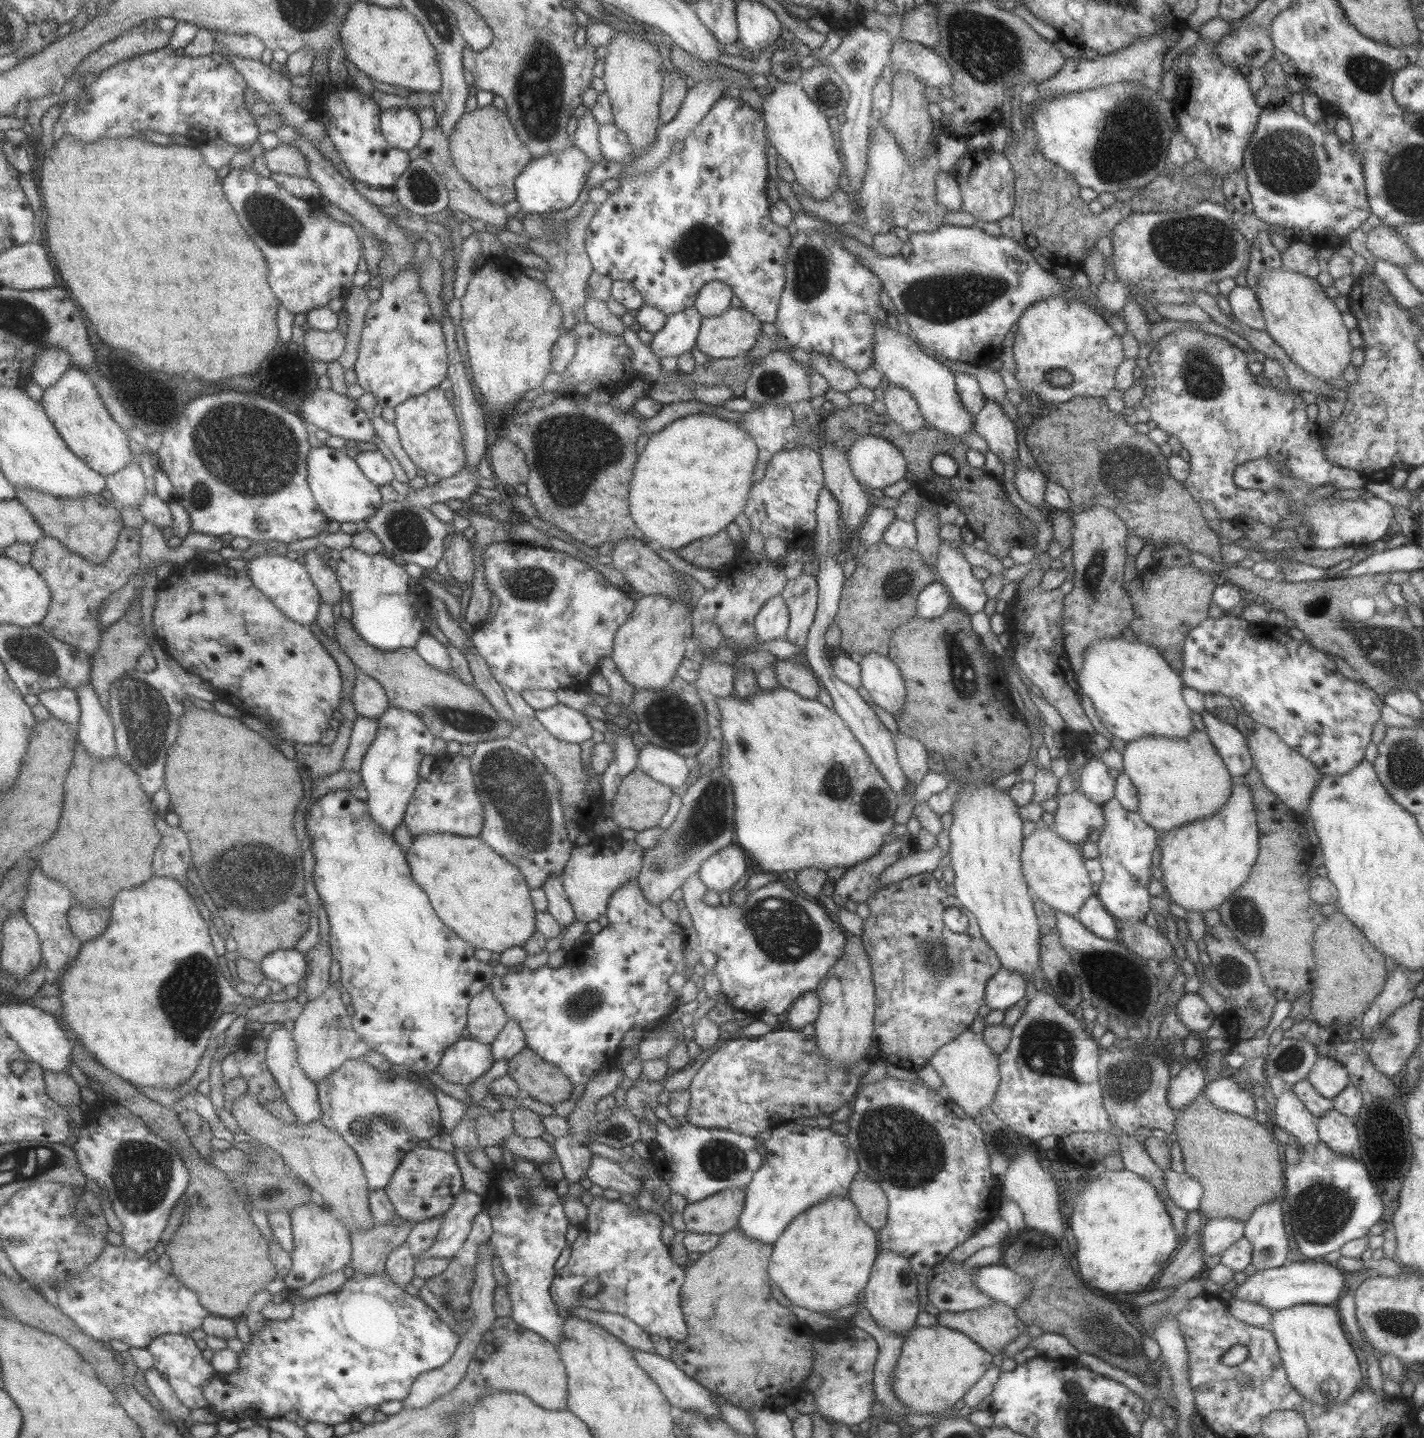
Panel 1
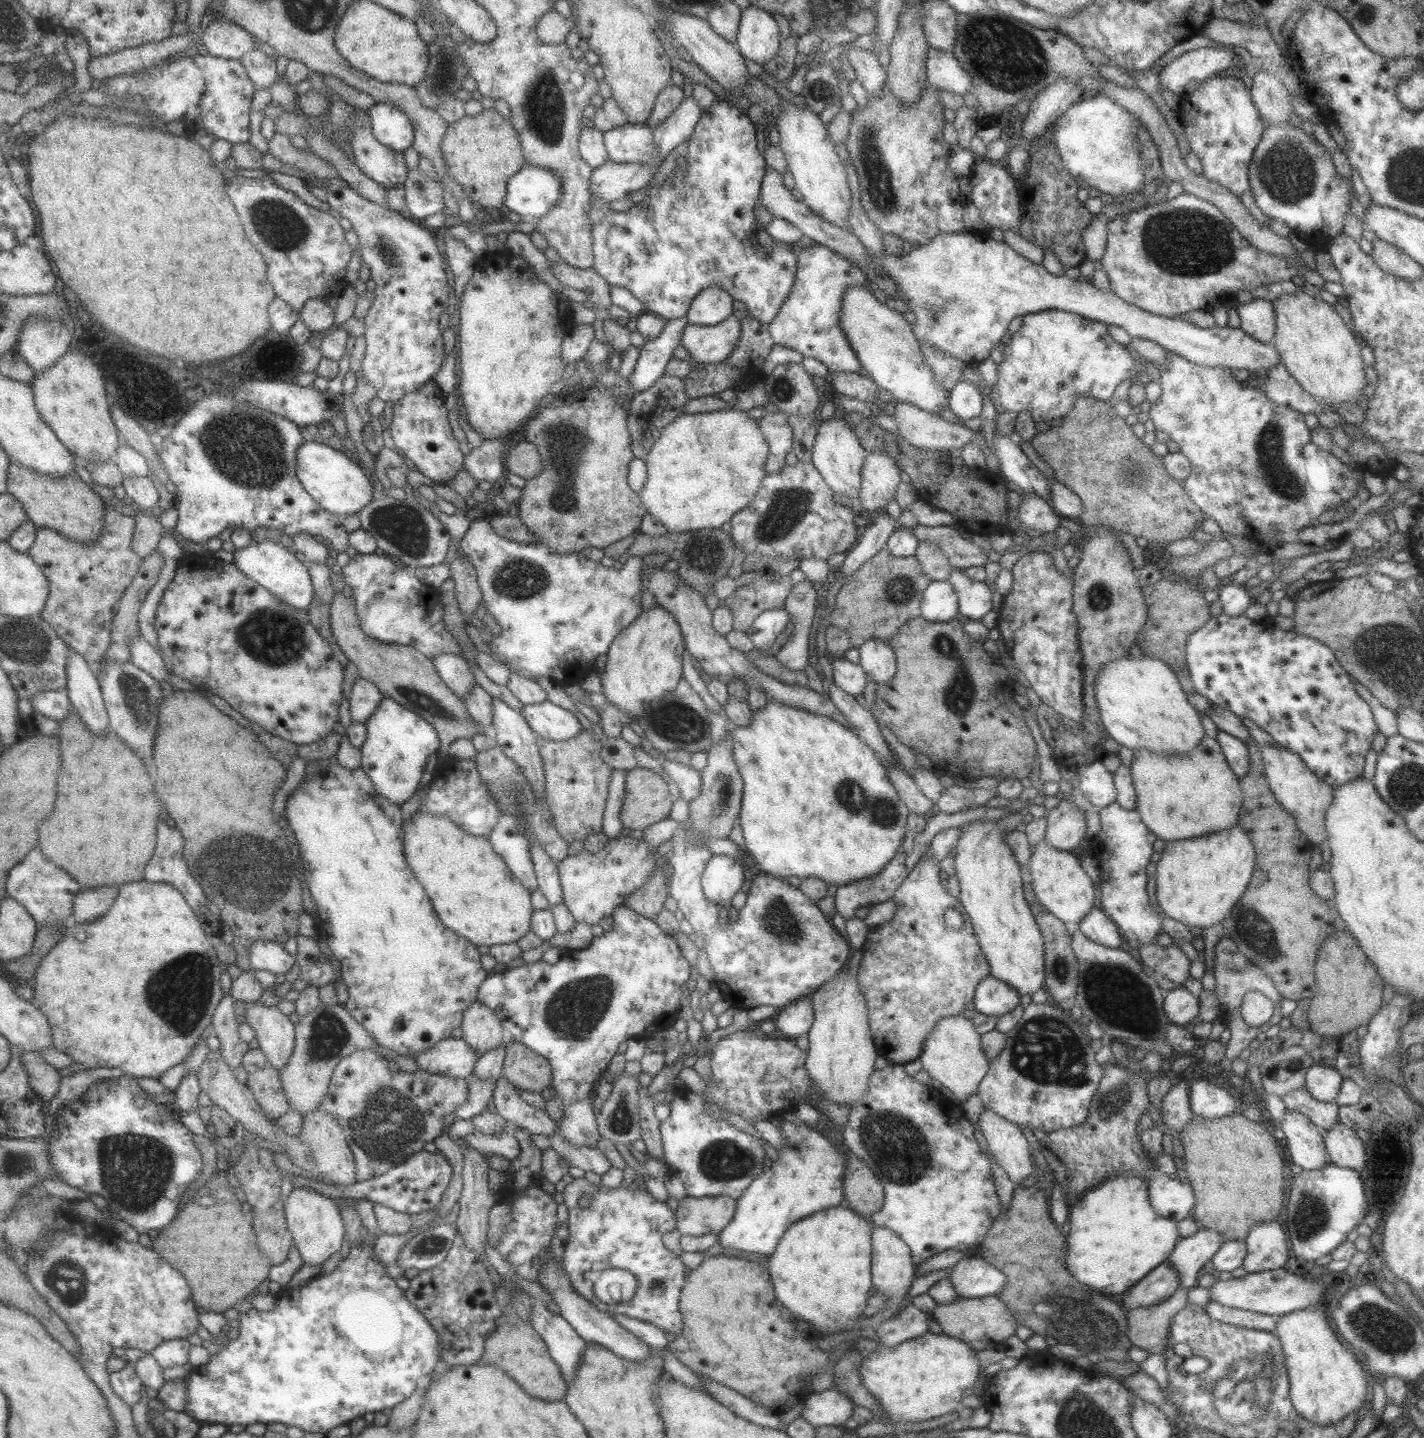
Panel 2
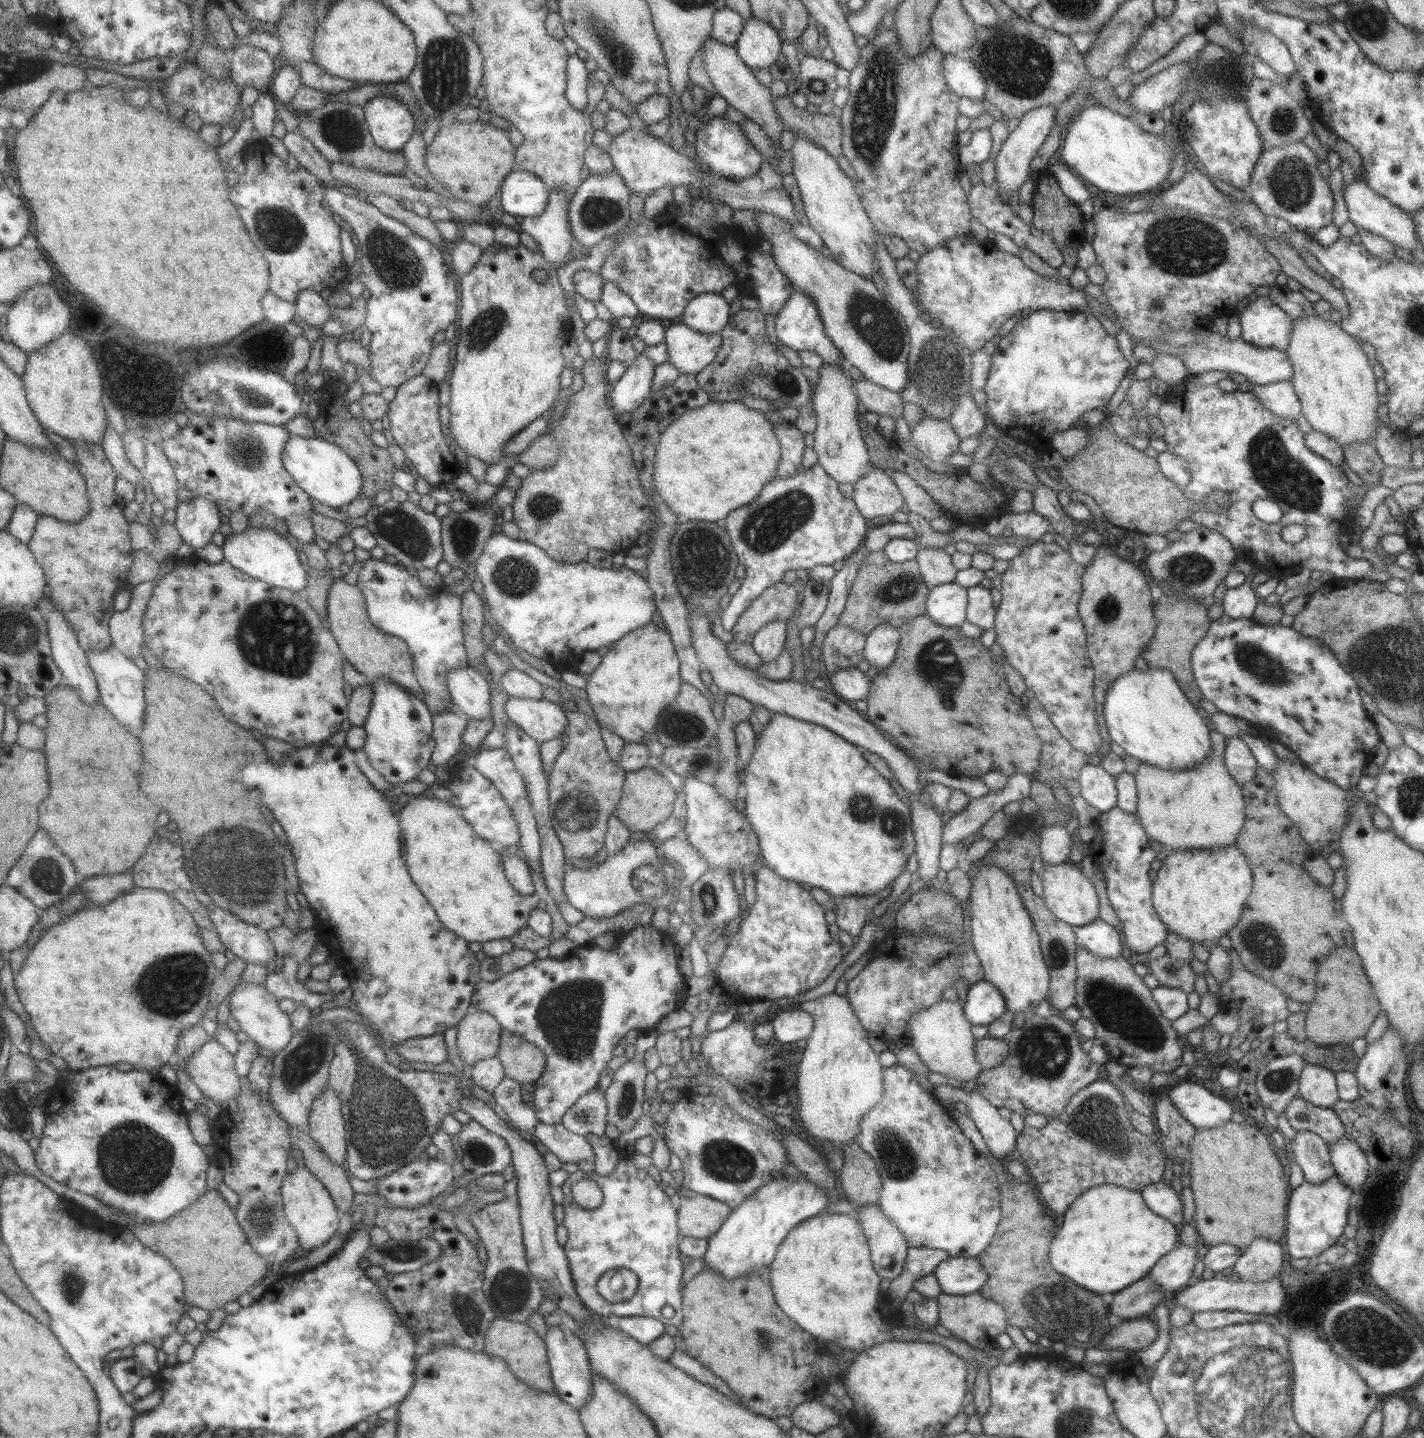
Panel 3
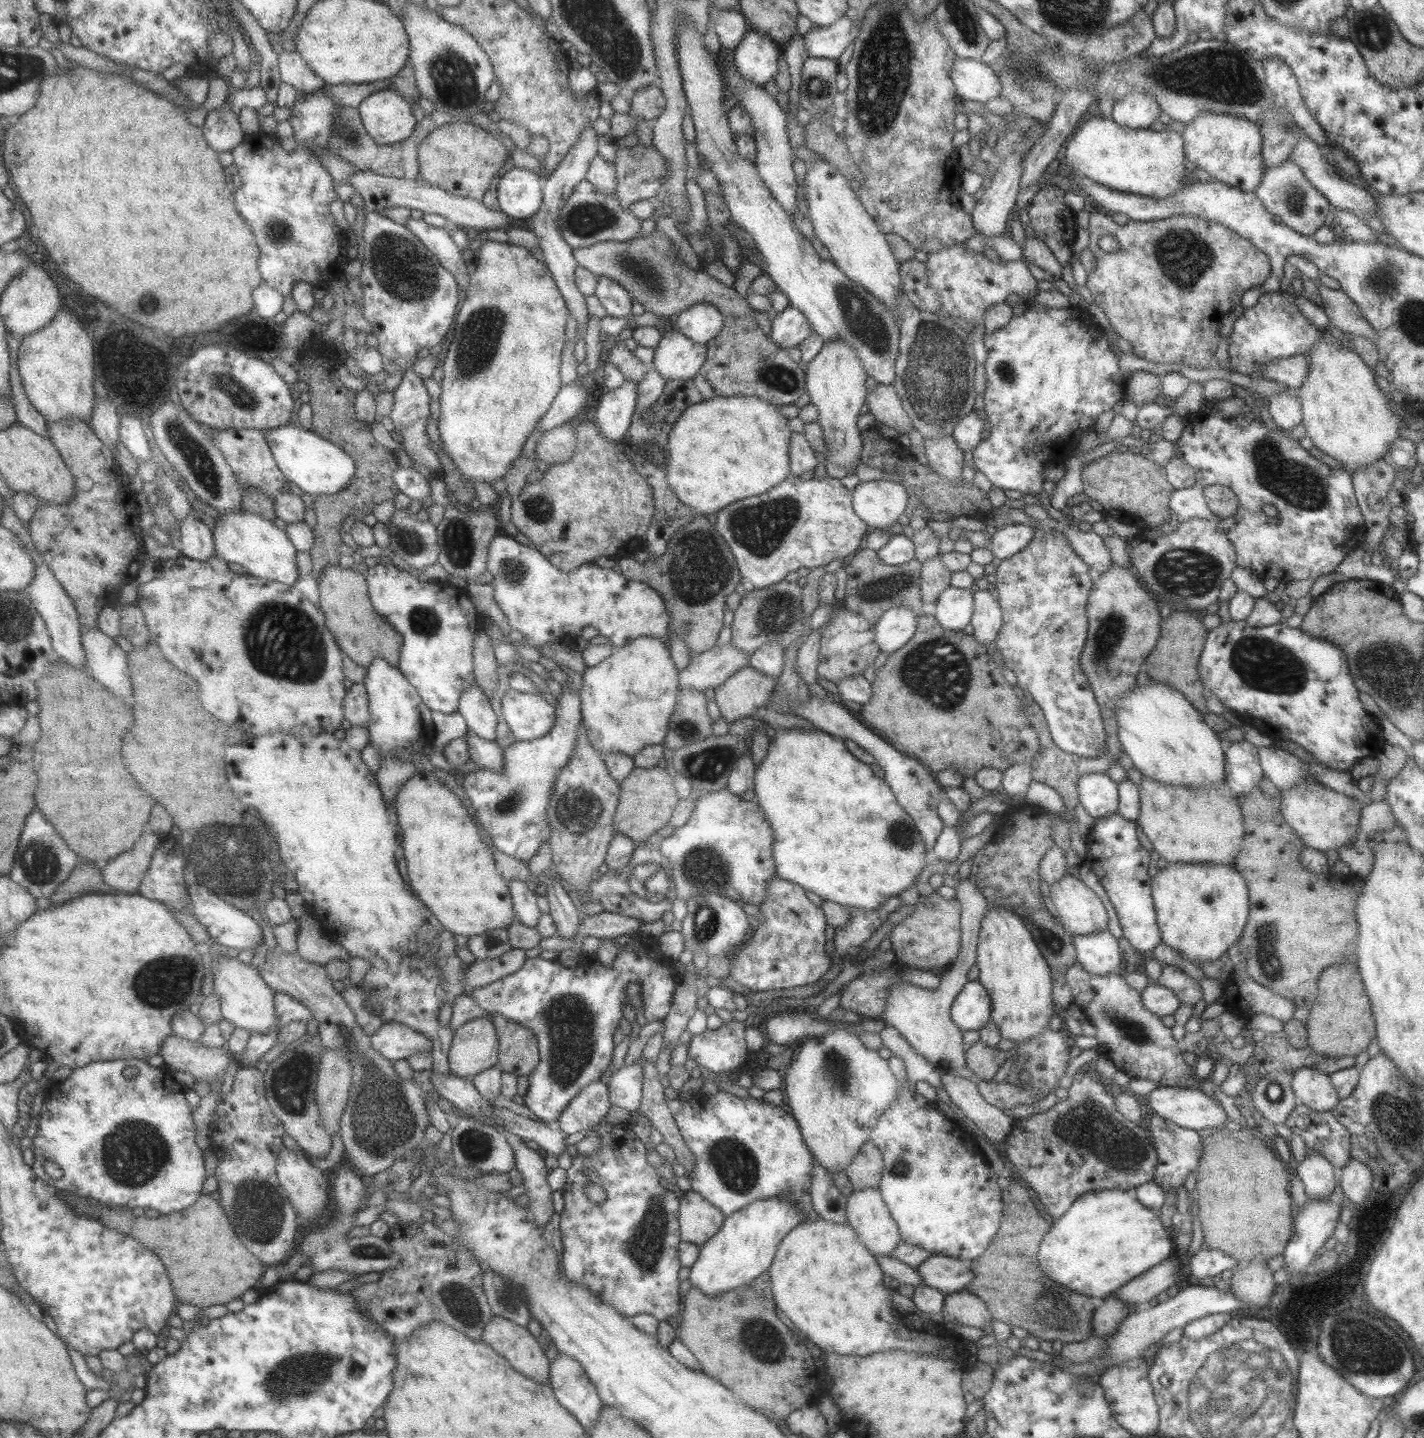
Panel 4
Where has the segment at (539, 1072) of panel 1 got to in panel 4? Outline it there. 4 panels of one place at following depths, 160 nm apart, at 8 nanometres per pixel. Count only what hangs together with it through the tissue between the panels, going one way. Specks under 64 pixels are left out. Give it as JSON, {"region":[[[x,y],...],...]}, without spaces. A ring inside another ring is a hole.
{"region":[[[493,1013],[488,1016],[493,1023],[498,1036],[498,1062],[501,1071],[512,1072],[515,1076],[528,1076],[538,1063],[538,1042],[535,1035],[519,1023],[507,1020],[501,1014]]]}

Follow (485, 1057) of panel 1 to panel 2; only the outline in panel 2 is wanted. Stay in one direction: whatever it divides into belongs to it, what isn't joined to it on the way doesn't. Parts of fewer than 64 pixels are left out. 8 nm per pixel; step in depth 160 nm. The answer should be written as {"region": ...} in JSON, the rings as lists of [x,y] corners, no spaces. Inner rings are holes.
{"region":[[[449,1037],[415,1053],[414,1061],[421,1071],[468,1079],[478,1056],[462,1038]]]}

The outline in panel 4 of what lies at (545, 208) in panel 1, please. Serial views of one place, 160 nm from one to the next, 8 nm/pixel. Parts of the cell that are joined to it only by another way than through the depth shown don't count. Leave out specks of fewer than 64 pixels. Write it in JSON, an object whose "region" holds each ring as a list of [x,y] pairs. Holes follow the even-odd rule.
{"region":[[[513,167],[497,184],[497,204],[507,217],[530,218],[542,202],[541,179],[533,171]]]}

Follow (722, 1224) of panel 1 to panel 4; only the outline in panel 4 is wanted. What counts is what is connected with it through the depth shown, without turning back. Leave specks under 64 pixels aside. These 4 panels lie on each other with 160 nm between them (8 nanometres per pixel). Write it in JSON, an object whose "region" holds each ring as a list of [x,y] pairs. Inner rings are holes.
{"region":[[[691,1189],[683,1192],[678,1203],[680,1240],[702,1245],[722,1227],[726,1216]]]}

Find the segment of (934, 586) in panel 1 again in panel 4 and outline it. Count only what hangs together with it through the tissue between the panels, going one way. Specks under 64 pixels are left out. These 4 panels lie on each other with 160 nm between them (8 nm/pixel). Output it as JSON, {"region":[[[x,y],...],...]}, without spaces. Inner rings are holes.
{"region":[[[952,586],[939,593],[934,602],[933,616],[941,627],[952,631],[962,631],[967,624],[970,624],[973,610],[972,593],[973,589]]]}

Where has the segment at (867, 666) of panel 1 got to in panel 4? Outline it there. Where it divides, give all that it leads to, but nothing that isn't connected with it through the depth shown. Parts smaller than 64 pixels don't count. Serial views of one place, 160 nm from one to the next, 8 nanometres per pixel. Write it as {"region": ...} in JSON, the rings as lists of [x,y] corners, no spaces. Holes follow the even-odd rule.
{"region":[[[889,607],[874,624],[875,642],[879,652],[891,654],[912,637],[917,626],[918,615],[910,608]]]}

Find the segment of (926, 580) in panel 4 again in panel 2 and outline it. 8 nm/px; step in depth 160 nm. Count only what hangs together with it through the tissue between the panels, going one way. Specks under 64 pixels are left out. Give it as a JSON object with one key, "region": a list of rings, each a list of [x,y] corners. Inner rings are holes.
{"region":[[[920,539],[914,555],[922,573],[926,574],[930,580],[948,580],[953,568],[937,545]]]}

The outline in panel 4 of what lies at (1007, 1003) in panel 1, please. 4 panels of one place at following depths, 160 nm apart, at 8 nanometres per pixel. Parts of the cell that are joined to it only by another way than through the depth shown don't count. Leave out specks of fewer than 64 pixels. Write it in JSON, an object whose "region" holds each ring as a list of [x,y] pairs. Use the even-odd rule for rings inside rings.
{"region":[[[977,980],[967,981],[955,995],[950,1006],[950,1017],[959,1030],[979,1030],[990,1015],[990,998]]]}

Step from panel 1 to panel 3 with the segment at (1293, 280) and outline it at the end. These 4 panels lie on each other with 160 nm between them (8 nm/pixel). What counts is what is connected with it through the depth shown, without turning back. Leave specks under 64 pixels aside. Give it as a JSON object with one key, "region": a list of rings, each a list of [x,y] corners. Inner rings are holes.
{"region":[[[1313,314],[1293,322],[1285,352],[1291,361],[1290,383],[1300,402],[1301,414],[1313,430],[1334,438],[1341,448],[1354,442],[1371,443],[1376,424],[1380,424],[1375,391],[1377,378],[1359,340],[1329,322],[1329,317]]]}

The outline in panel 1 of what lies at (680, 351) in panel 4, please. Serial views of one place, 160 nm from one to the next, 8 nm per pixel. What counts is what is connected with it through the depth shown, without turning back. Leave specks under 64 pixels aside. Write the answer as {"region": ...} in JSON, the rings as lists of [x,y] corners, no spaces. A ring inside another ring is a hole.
{"region":[[[730,307],[714,318],[701,317],[695,347],[711,358],[744,356],[755,344],[760,323],[742,307]]]}

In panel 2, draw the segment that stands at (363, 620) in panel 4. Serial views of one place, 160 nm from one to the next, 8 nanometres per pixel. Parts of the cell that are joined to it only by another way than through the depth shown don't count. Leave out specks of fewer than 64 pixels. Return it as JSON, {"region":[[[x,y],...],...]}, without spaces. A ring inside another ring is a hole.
{"region":[[[341,592],[334,593],[328,607],[328,621],[337,646],[355,665],[357,675],[371,682],[383,697],[392,698],[407,710],[421,716],[435,730],[440,740],[435,752],[437,758],[444,758],[448,754],[447,749],[453,740],[470,739],[474,734],[483,731],[467,715],[463,700],[447,689],[436,674],[432,662],[421,652],[409,646],[379,642],[361,630],[357,607],[351,598],[343,596]]]}

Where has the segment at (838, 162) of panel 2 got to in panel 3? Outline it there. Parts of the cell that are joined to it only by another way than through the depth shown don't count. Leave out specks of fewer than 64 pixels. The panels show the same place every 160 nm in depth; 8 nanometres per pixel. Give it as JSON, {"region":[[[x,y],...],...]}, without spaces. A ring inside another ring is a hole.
{"region":[[[795,136],[787,153],[792,155],[792,176],[801,194],[805,222],[819,235],[831,259],[845,270],[870,279],[876,266],[875,231],[854,192],[853,182],[840,169],[838,160],[806,138]]]}

